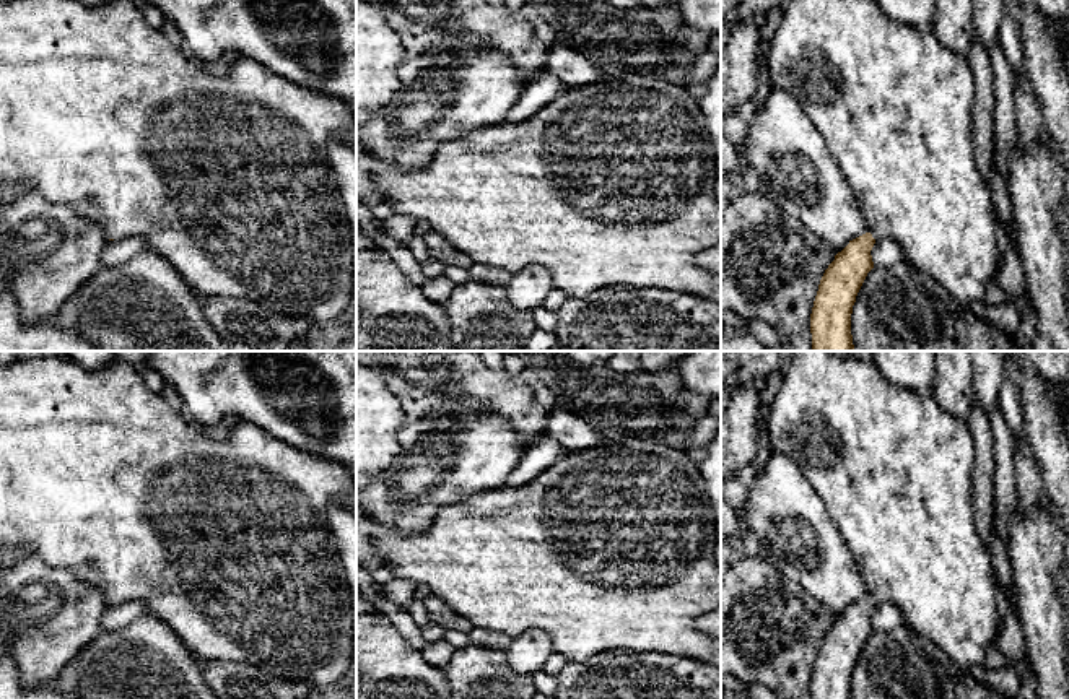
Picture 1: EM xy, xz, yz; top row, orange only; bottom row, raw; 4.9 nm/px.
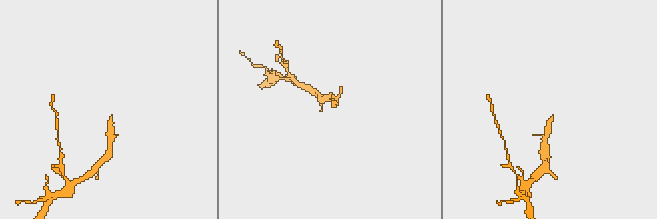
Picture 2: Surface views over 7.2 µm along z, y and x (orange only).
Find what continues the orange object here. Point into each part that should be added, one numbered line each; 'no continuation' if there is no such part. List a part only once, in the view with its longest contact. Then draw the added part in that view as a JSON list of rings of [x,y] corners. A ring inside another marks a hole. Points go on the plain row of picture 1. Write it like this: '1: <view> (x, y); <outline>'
1: yz (895, 472); [[[791,351],[791,366],[786,376],[778,380],[779,389],[768,406],[768,457],[784,454],[796,462],[804,478],[815,488],[831,522],[853,553],[872,601],[875,605],[882,601],[893,603],[901,611],[905,624],[910,629],[942,649],[962,668],[968,670],[971,666],[983,665],[986,649],[996,642],[999,632],[999,616],[996,606],[996,582],[993,575],[994,569],[991,554],[983,545],[975,523],[973,478],[976,449],[966,423],[944,411],[932,395],[921,395],[905,387],[890,384],[879,372],[877,366],[869,356],[840,358],[831,351]]]

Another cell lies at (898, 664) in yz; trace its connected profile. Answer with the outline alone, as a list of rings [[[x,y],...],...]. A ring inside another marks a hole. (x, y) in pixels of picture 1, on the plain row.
[[[906,624],[872,632],[853,670],[851,699],[997,699]]]

